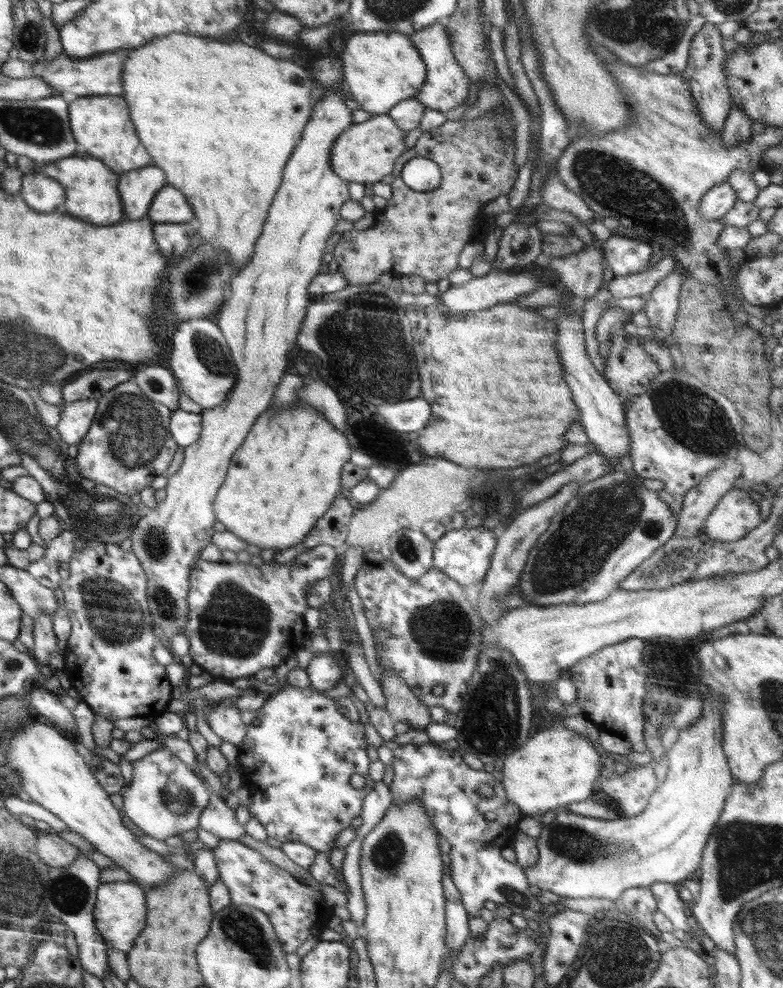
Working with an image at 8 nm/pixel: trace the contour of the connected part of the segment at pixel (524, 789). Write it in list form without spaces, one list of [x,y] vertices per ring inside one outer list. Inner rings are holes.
[[[562,724],[530,737],[505,758],[501,785],[506,798],[518,805],[524,816],[537,817],[548,810],[580,802],[590,797],[596,779],[606,770],[591,742],[581,733]]]

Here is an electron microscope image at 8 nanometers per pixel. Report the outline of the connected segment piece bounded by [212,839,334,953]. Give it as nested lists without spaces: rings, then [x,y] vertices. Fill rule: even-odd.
[[[221,839],[218,846],[212,849],[212,853],[216,859],[219,877],[230,892],[231,903],[252,905],[266,913],[280,941],[282,950],[287,953],[296,952],[310,936],[316,936],[322,928],[333,924],[333,910],[324,900],[320,891],[316,892],[315,889],[306,885],[306,882],[296,879],[291,873],[268,861],[258,850],[251,849],[238,840]]]

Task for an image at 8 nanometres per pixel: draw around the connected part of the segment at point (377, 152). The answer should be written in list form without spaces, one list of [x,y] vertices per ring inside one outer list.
[[[388,113],[372,115],[362,123],[352,123],[337,136],[330,148],[330,169],[348,183],[378,183],[393,172],[397,159],[406,152],[405,137],[406,133],[398,129]]]

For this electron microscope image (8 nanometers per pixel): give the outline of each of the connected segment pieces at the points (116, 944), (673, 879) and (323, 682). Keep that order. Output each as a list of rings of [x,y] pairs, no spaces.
[[[111,882],[101,884],[97,890],[97,902],[94,906],[94,924],[106,946],[127,953],[136,944],[141,931],[146,926],[147,906],[145,891],[134,882]]]
[[[701,693],[702,716],[688,728],[680,730],[676,742],[665,755],[668,757],[665,780],[650,795],[647,807],[638,816],[616,820],[590,818],[570,811],[558,813],[552,822],[541,829],[537,839],[538,861],[523,868],[528,884],[562,897],[598,898],[614,902],[627,888],[649,887],[658,881],[681,885],[696,874],[706,841],[720,818],[734,781],[722,751],[720,706],[709,693]]]
[[[320,654],[310,660],[306,668],[310,686],[318,692],[333,689],[344,677],[337,661],[330,654]]]

